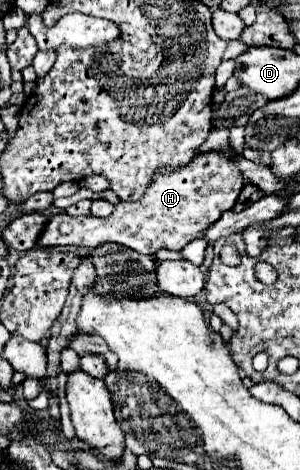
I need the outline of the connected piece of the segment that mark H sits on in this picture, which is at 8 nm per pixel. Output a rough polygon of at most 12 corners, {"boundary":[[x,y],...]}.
{"boundary":[[204,152],[162,168],[108,218],[56,214],[38,246],[180,252],[232,210],[244,178]]}

